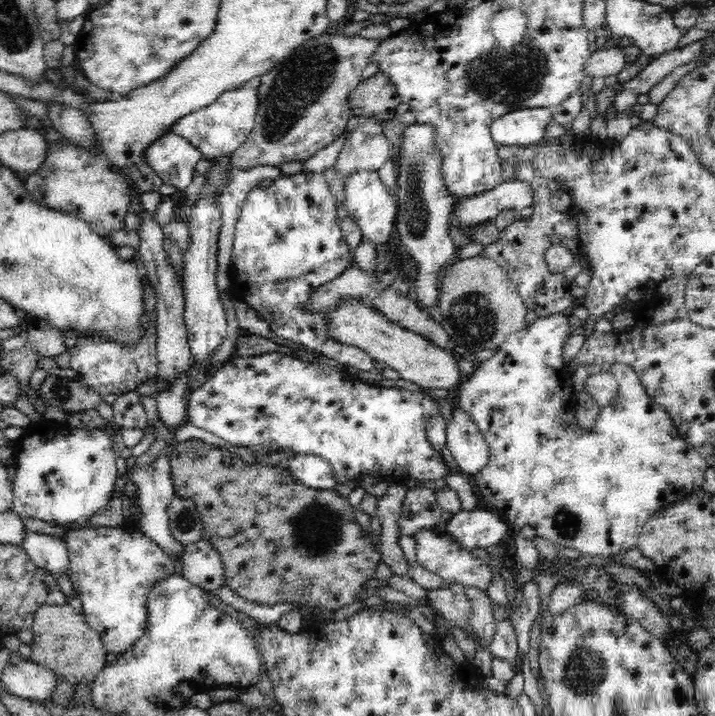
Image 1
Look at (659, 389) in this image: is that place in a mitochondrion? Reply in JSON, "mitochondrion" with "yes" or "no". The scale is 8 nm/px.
{"mitochondrion":"no"}

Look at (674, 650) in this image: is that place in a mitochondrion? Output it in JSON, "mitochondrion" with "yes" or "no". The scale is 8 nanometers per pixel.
{"mitochondrion":"no"}

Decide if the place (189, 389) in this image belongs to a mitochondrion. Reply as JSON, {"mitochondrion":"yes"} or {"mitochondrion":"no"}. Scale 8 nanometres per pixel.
{"mitochondrion":"no"}

